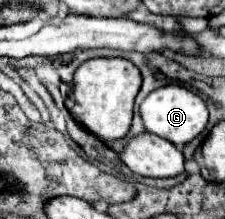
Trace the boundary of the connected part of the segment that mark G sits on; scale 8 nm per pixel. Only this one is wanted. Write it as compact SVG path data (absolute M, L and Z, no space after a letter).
M165 85L147 95L147 99L141 103L141 117L143 117L143 125L149 133L165 137L167 141L181 147L185 143L193 141L207 127L209 111L207 111L205 101L197 93L193 93L181 85Z

